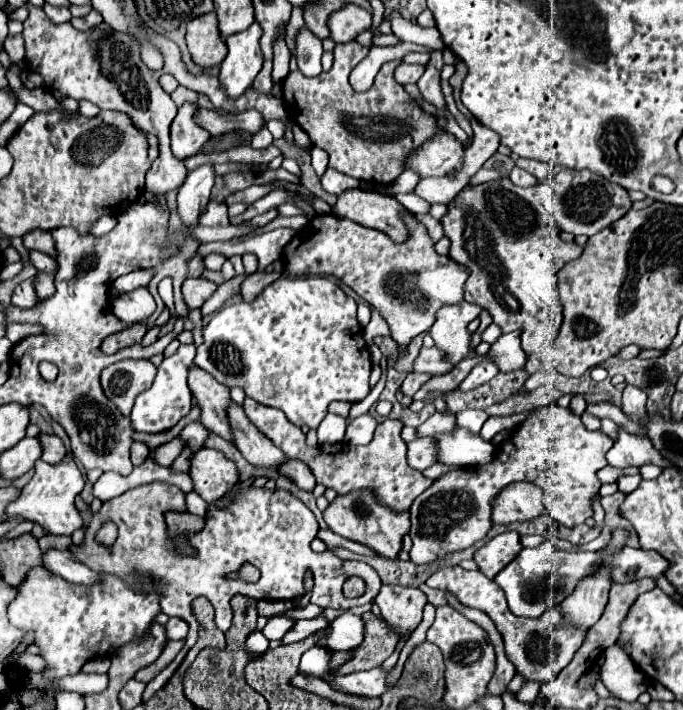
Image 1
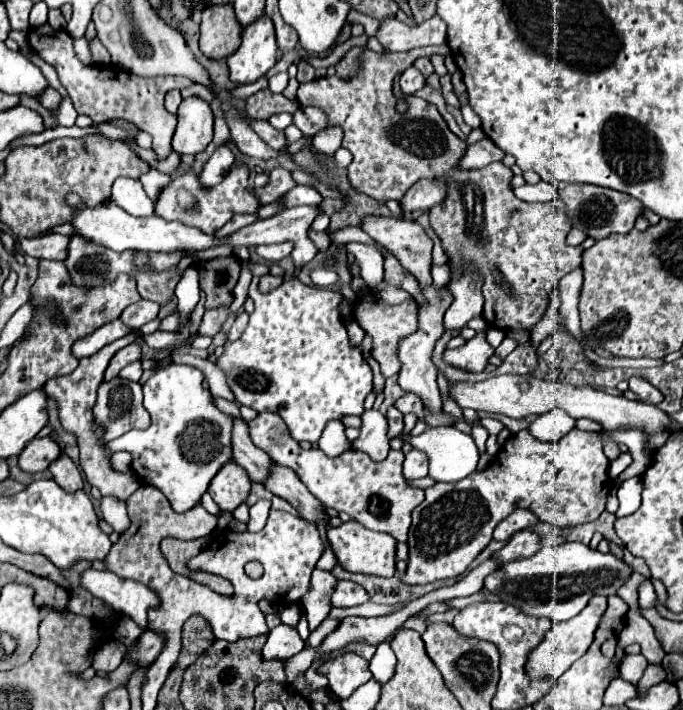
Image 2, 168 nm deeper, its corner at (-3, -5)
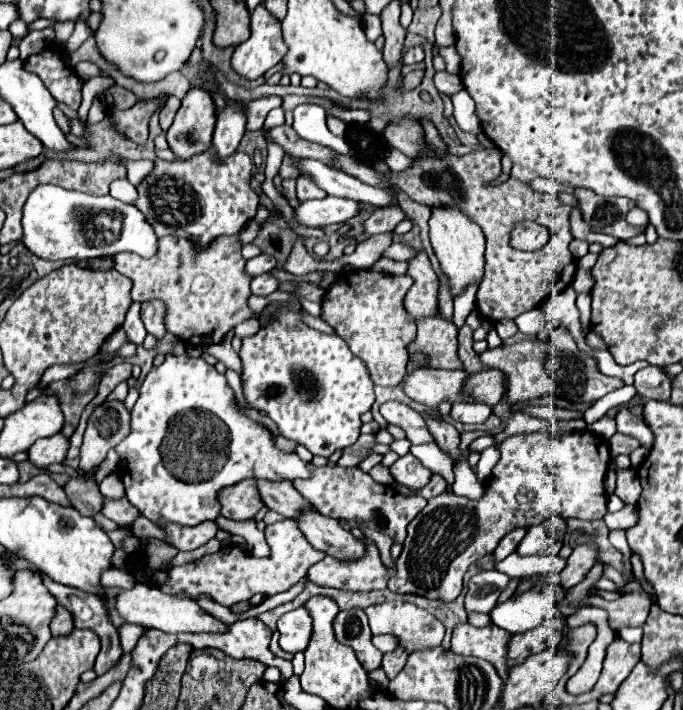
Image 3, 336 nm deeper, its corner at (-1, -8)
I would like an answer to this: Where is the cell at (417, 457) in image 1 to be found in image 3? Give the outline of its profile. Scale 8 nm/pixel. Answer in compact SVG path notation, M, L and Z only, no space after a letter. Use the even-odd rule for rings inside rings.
M406 454L402 458L398 458L392 466L390 466L390 474L394 476L396 482L406 484L412 489L420 489L430 480L432 472L428 468L424 468L420 464L420 460L412 454Z

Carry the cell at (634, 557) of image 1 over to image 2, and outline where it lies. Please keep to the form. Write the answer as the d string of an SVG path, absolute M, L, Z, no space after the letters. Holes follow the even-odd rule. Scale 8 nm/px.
M564 543L558 547L542 547L528 559L510 561L490 573L484 579L484 587L504 601L512 601L512 605L526 615L548 617L554 623L560 623L576 617L592 595L614 595L630 573L630 567L624 561L618 561L612 553L604 555L592 551L582 543Z

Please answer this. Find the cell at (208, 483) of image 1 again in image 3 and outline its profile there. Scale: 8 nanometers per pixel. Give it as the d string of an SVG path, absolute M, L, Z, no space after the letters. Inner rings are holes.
M242 480L234 484L234 488L226 488L226 492L218 496L218 502L222 504L220 514L230 520L254 518L254 514L264 506L254 480Z

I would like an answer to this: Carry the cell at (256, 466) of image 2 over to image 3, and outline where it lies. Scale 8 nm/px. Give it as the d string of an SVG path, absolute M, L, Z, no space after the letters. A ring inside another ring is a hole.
M256 480L256 484L262 502L286 518L294 518L302 508L312 508L312 504L306 502L292 484L286 484L286 480Z

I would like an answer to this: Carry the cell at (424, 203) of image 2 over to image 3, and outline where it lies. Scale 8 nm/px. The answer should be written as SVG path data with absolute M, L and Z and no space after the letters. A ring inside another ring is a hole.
M359 202L362 209L372 209L372 216L366 220L366 236L372 234L382 234L382 232L392 232L396 224L400 224L406 216L400 206L389 206L379 208L371 204Z

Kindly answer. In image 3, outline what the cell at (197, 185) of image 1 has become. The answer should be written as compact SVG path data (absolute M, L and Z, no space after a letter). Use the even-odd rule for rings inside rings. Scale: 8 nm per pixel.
M226 104L226 108L222 112L218 112L218 122L214 128L214 140L212 146L216 148L216 152L222 156L224 152L236 152L242 136L244 136L244 112L234 106L234 104Z

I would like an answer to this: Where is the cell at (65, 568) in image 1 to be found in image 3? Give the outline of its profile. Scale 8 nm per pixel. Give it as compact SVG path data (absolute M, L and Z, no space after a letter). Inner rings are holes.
M136 582L134 588L122 590L116 596L116 610L124 618L124 622L156 628L162 632L226 632L226 624L204 612L194 600L164 594L156 584Z

